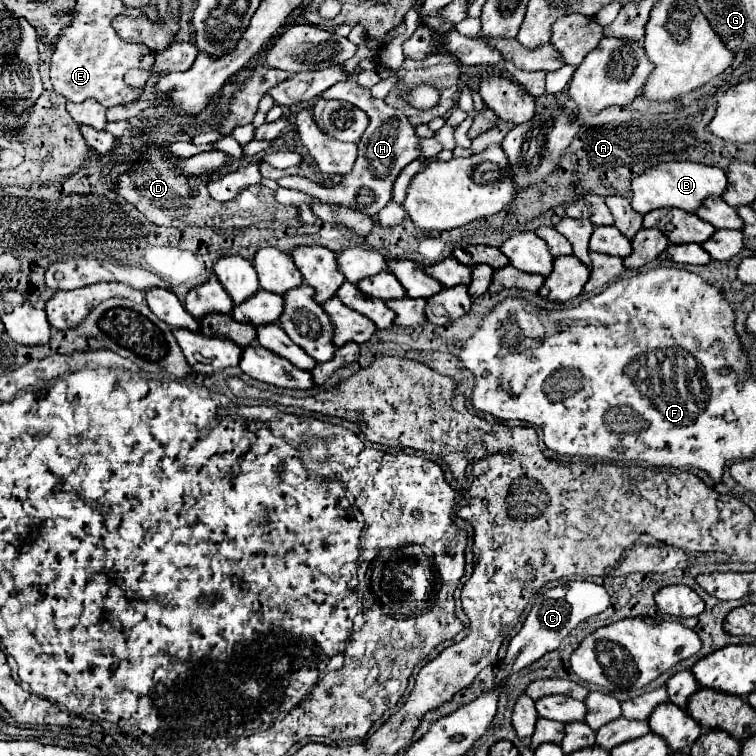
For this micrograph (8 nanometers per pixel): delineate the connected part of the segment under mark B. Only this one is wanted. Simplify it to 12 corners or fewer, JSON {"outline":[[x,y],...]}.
{"outline":[[692,161],[632,181],[632,209],[696,213],[726,191],[726,173]]}

